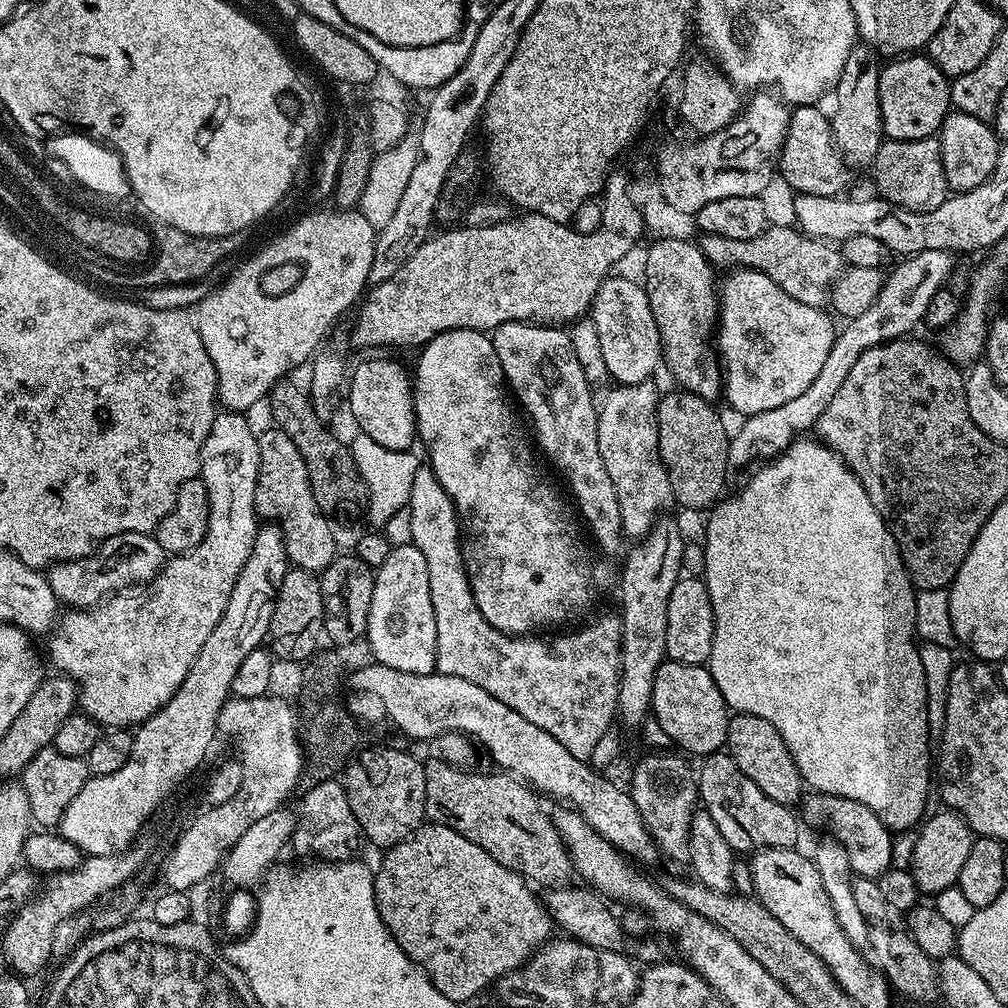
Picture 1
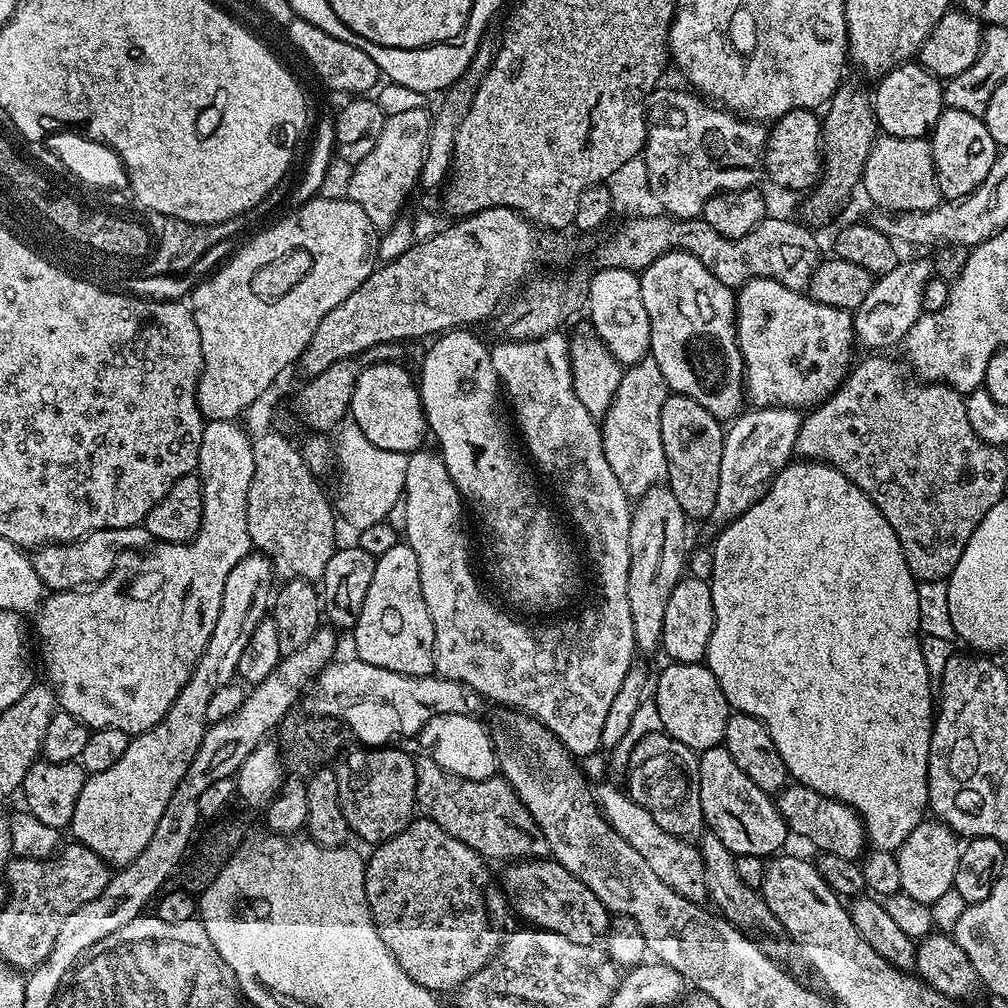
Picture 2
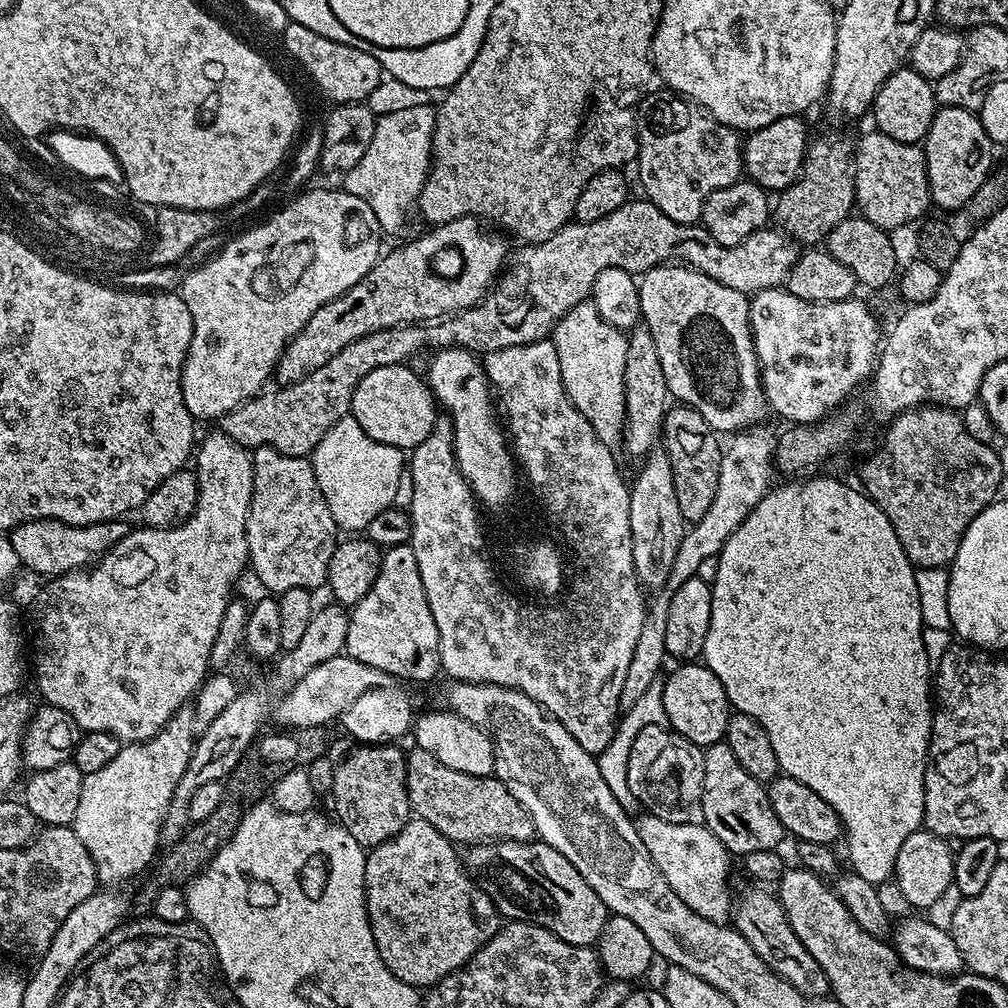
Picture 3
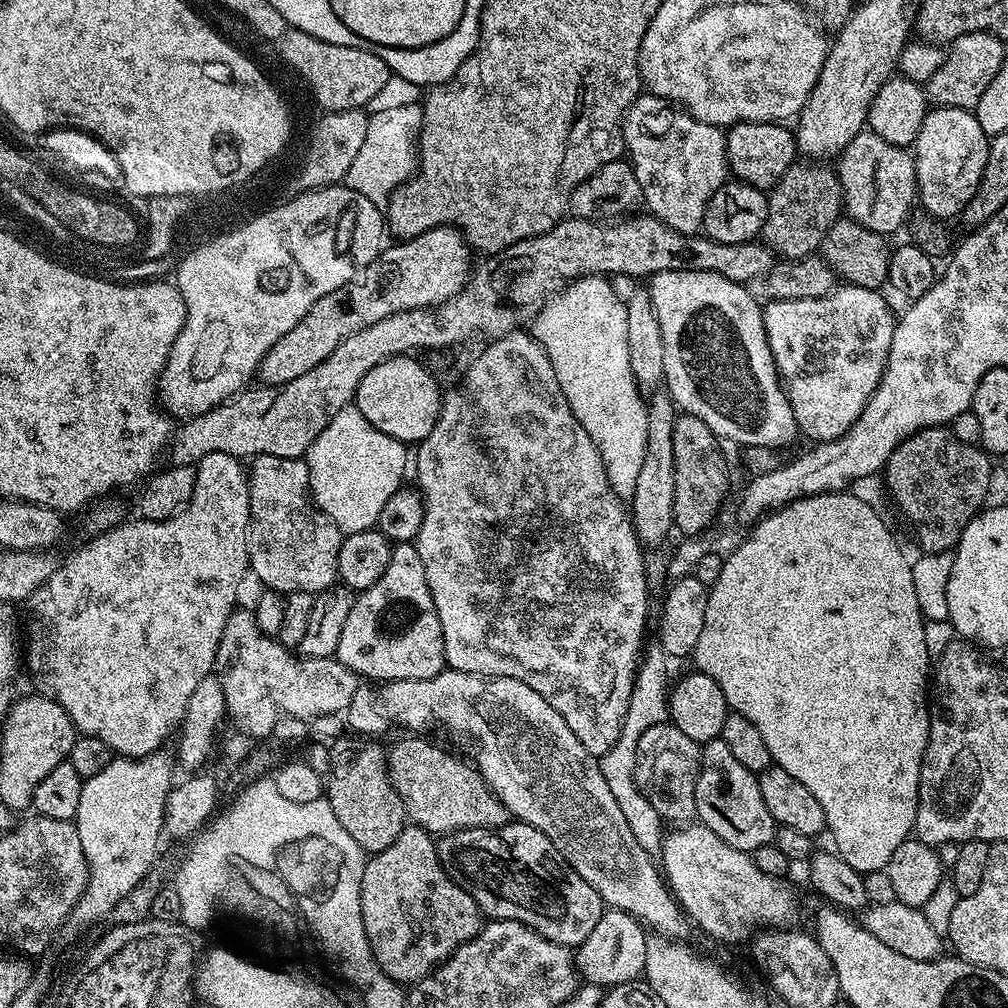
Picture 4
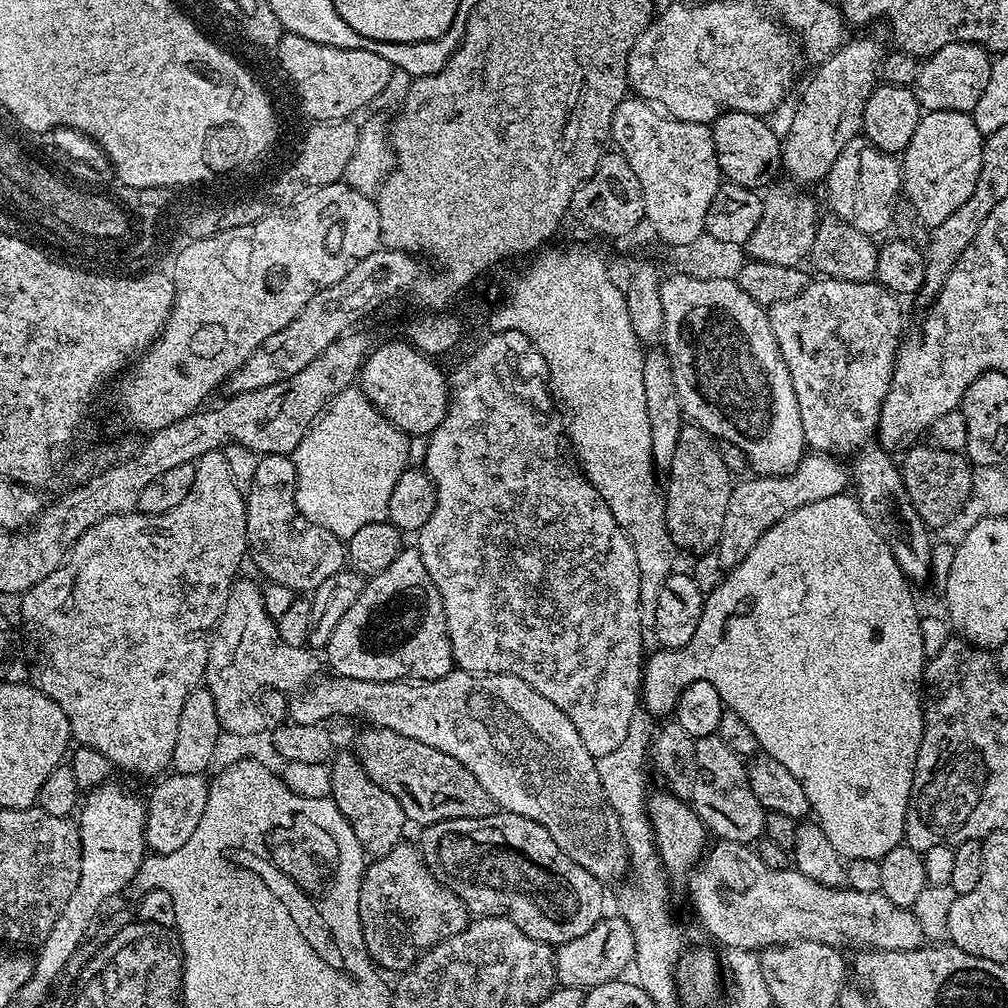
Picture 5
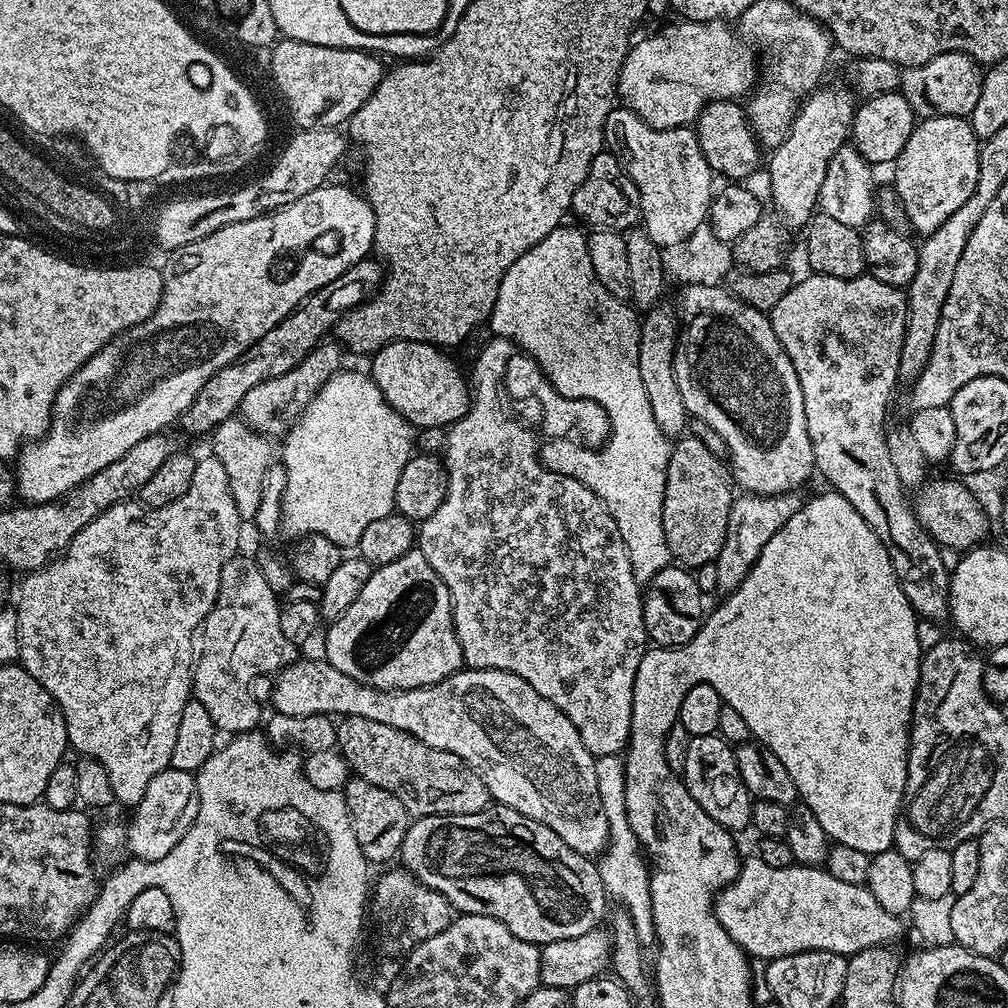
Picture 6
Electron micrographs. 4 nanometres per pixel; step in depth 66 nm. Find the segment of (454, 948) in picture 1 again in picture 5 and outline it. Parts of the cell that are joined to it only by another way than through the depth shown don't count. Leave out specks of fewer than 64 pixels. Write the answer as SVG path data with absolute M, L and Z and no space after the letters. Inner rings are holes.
M401 842L394 850L390 850L390 854L375 857L365 867L358 890L358 918L368 957L377 969L385 973L399 974L412 968L427 948L432 948L438 942L458 934L470 923L468 908L458 898L458 894L454 894L454 890L450 890L445 884L438 882L438 878L434 878L434 874L420 856L419 847L415 843L408 843Z

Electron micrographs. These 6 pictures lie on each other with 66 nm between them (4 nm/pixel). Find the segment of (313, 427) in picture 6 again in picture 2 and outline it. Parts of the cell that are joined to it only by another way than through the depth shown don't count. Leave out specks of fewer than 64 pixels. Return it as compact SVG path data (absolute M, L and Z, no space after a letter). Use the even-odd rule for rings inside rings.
M341 427L340 437L334 440L336 468L340 472L340 497L335 497L334 504L343 519L345 516L354 529L361 530L387 521L391 517L392 507L401 503L409 453L378 450L378 446L374 446L374 442L370 442L362 430L347 427Z

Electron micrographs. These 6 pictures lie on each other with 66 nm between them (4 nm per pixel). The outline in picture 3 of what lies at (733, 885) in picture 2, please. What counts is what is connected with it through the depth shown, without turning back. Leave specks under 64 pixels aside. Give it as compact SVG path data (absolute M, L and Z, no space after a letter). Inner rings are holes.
M748 887L752 888L744 888L740 893L738 891L735 893L730 913L731 927L740 932L742 938L746 938L746 942L750 942L750 950L754 950L754 954L758 954L758 958L762 958L762 962L766 962L766 966L770 966L770 970L774 970L774 974L778 974L786 982L790 982L790 986L794 986L794 990L807 996L827 997L830 989L826 974L822 970L822 966L818 966L814 954L810 954L810 950L806 950L806 946L802 946L802 942L798 942L798 934L794 934L779 899L773 893L771 896L768 893L771 891L765 890L763 887Z

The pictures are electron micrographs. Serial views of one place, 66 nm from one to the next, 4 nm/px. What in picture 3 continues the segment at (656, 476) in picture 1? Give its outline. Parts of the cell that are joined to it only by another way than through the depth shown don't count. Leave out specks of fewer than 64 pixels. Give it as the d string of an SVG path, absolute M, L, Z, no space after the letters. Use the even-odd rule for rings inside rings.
M636 326L627 333L628 349L626 350L626 435L628 434L628 452L632 456L644 458L657 447L658 441L662 436L662 425L664 423L664 414L670 407L670 393L666 386L666 374L662 374L662 362L658 362L658 346L654 346L654 338L650 334L647 326Z

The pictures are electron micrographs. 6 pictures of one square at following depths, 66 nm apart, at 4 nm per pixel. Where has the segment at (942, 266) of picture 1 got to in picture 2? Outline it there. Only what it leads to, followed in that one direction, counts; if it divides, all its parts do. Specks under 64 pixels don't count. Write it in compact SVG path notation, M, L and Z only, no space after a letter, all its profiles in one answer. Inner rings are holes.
M901 259L894 270L879 277L873 283L870 294L862 302L862 306L854 309L852 330L854 340L864 350L892 350L901 343L904 335L910 330L917 318L924 312L924 291L926 282L933 279L932 264L928 260ZM753 407L749 410L741 411L740 415L735 417L727 425L724 435L724 442L721 457L721 469L718 472L718 491L717 501L714 502L714 509L711 510L709 523L715 526L723 526L734 518L740 517L767 493L773 477L777 475L787 465L795 453L798 430L800 429L801 413L794 408L761 408Z

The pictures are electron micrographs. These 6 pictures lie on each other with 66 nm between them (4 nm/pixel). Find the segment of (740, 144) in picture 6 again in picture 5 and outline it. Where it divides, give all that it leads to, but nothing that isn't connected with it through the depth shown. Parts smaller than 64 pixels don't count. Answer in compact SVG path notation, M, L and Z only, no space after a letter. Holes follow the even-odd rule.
M727 112L712 121L710 127L714 150L721 177L727 183L760 190L777 179L776 171L779 173L782 168L780 158L782 140L778 132L776 136L775 130L767 124L768 122L763 116L745 112Z

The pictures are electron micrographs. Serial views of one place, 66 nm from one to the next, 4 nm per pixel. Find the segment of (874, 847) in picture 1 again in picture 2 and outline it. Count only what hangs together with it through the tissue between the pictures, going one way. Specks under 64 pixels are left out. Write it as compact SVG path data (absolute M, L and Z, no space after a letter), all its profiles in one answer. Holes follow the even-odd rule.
M789 783L775 797L776 809L782 814L789 833L793 837L801 836L809 840L821 853L838 854L838 858L859 861L866 848L864 823L858 813L849 804L830 798L826 794L818 794L818 790L810 790L810 786Z

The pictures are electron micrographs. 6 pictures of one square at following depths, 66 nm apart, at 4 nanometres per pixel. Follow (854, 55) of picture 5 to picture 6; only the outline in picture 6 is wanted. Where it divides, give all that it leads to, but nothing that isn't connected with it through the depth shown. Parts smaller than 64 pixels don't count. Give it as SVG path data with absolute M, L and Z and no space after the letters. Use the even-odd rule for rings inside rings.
M817 87L816 91L801 103L800 110L796 113L792 123L792 128L788 131L788 136L777 148L771 149L769 156L772 157L769 160L767 157L766 160L766 168L768 164L768 184L772 187L772 200L776 203L777 208L775 211L778 213L779 219L792 230L795 230L795 228L803 229L817 211L820 191L822 190L822 178L826 178L826 166L830 162L830 158L834 158L837 150L844 144L849 143L852 118L856 115L858 107L857 97L851 87L824 87Z

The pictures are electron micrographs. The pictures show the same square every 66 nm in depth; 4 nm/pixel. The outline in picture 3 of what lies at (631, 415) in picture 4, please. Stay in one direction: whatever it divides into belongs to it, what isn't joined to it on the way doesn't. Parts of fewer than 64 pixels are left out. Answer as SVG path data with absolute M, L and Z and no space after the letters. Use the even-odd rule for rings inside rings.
M592 302L574 306L557 322L552 330L551 342L558 350L558 366L562 370L562 386L566 386L566 394L574 402L574 406L594 426L604 443L615 445L618 431L623 431L626 422L626 350L627 335L621 329L606 322Z

